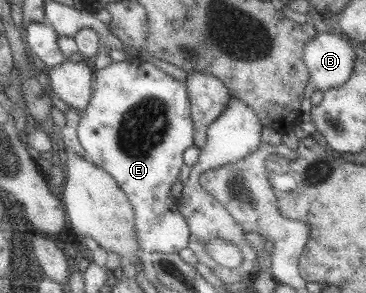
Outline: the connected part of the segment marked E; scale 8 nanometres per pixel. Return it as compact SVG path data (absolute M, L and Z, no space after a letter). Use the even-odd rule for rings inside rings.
M133 56L121 62L110 62L94 72L92 95L79 116L77 138L84 158L108 172L127 197L134 211L134 237L138 239L139 251L178 253L187 247L190 239L188 224L177 209L177 199L170 197L170 190L182 167L182 153L192 146L192 137L194 126L184 82L156 68L146 58Z

